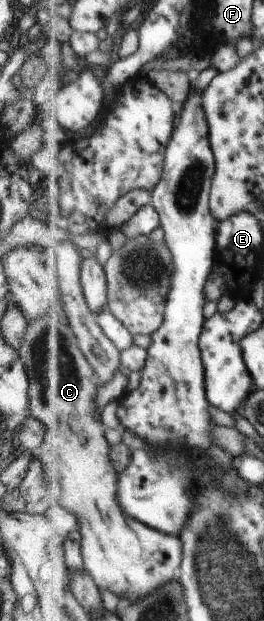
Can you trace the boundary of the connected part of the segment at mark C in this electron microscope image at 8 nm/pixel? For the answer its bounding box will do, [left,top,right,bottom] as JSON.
[18,313,185,602]

